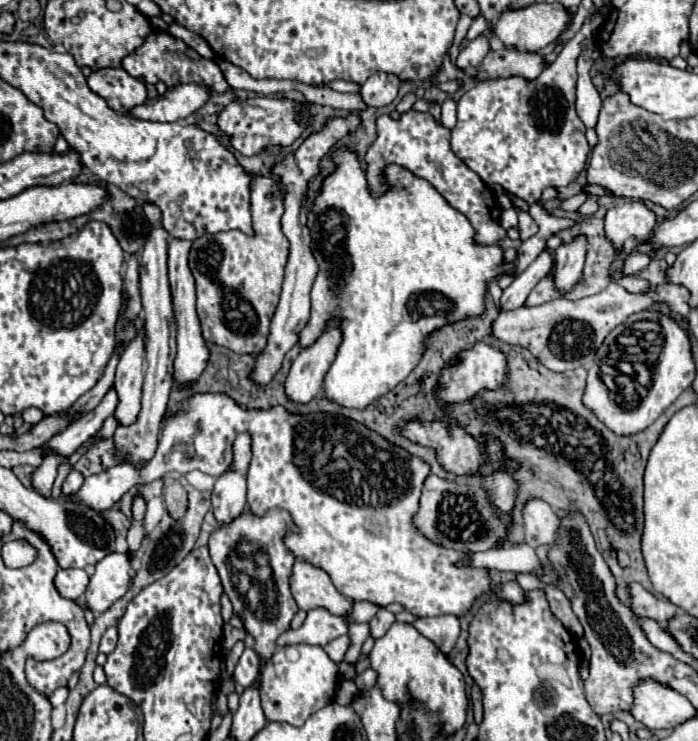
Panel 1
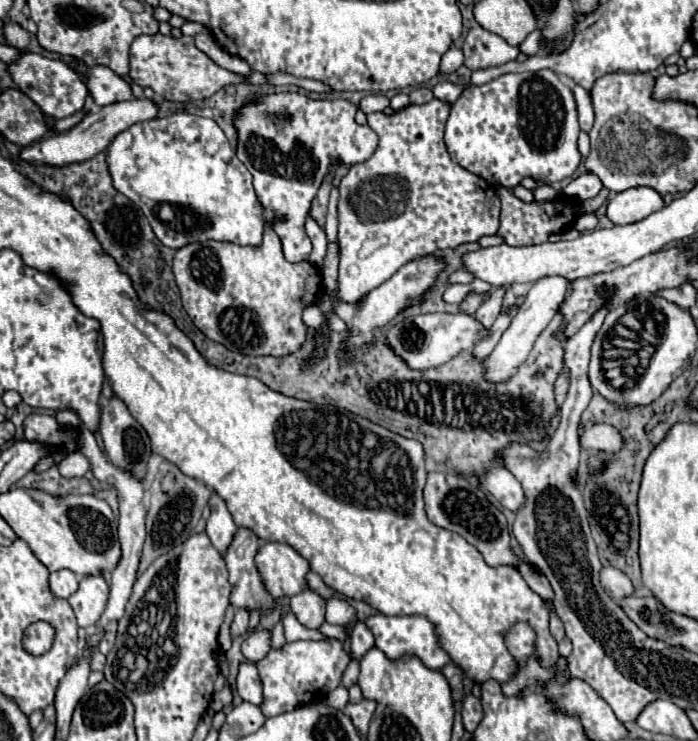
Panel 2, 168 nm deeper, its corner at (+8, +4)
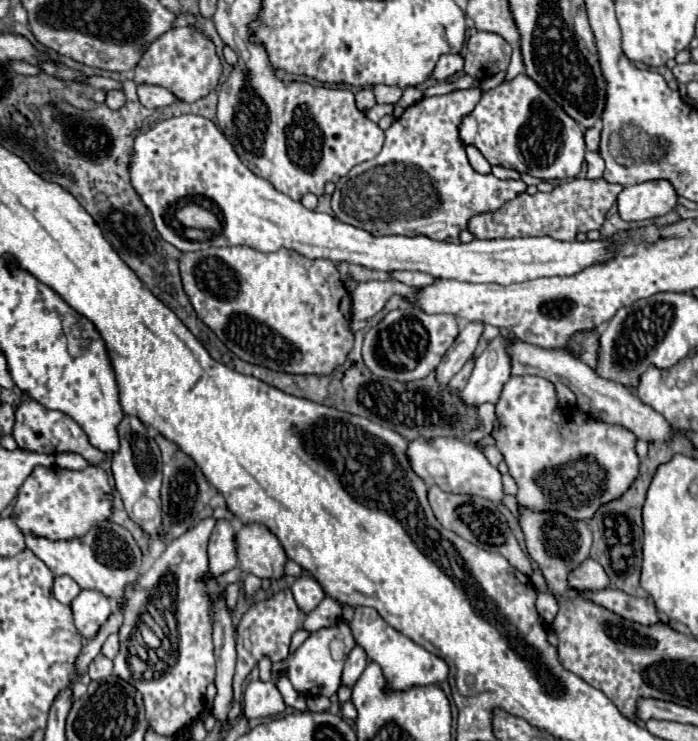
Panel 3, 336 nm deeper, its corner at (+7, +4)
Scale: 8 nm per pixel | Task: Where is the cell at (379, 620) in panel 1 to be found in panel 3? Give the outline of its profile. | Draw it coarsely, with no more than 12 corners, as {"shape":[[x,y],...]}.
{"shape":[[360,645],[348,653],[342,685],[352,687],[368,665]]}

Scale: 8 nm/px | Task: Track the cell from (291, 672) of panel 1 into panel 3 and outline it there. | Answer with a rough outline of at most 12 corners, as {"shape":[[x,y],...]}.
{"shape":[[344,621],[272,663],[306,697],[332,697],[354,639]]}

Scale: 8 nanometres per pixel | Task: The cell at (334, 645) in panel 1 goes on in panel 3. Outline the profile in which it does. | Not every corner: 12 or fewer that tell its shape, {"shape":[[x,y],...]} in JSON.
{"shape":[[290,591],[250,605],[238,625],[234,673],[242,681],[270,655],[288,655],[304,625]]}

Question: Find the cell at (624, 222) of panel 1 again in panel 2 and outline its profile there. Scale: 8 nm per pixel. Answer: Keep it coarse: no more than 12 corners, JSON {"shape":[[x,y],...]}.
{"shape":[[651,187],[615,193],[607,217],[629,225],[663,209]]}

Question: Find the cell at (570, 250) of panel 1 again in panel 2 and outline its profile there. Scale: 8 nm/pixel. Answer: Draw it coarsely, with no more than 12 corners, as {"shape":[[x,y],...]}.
{"shape":[[543,277],[527,293],[497,347],[485,381],[517,373],[555,317],[567,279]]}

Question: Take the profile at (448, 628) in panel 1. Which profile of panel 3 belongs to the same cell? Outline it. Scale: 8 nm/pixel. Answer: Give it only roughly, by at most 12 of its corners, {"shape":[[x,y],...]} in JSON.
{"shape":[[372,607],[350,629],[390,689],[440,685],[444,659],[398,633]]}

